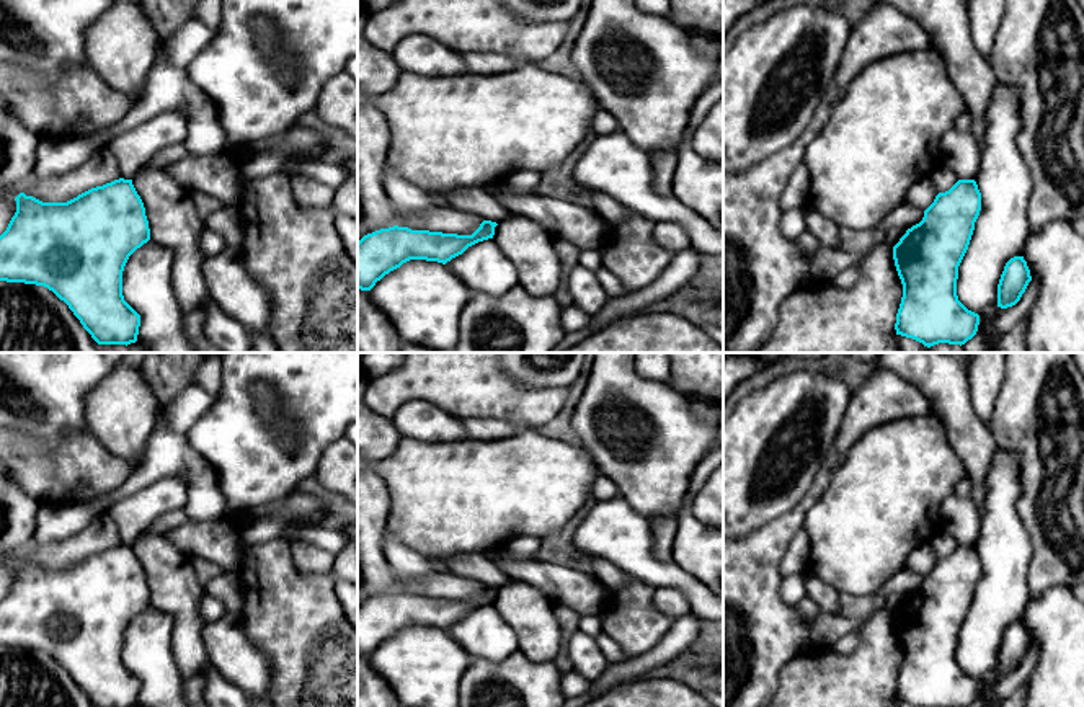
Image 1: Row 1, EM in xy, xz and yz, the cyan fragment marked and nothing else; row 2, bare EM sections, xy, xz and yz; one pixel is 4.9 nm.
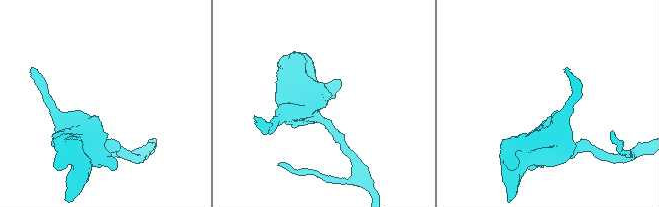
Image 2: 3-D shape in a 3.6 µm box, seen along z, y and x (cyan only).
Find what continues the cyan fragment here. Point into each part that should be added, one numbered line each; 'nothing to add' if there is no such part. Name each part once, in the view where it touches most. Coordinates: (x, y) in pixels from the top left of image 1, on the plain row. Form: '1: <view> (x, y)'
nothing to add

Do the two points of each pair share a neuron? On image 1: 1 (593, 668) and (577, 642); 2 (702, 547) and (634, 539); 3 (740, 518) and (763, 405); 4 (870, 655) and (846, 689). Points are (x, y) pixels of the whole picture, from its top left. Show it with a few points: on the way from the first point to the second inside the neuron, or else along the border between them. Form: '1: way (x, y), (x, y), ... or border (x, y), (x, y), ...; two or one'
1: way (590, 662), (581, 649); one
2: border (671, 559), (701, 583); two
3: way (740, 490), (740, 479), (761, 454), (763, 433); one
4: way (870, 663), (854, 681); one

